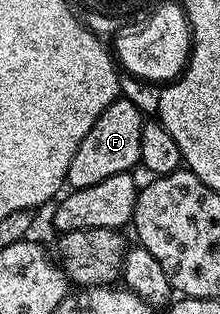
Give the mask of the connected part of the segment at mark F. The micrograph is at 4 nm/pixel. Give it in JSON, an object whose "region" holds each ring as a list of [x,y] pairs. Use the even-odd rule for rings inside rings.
{"region":[[[119,96],[91,124],[91,132],[83,136],[79,148],[75,148],[75,156],[71,156],[71,164],[67,168],[65,182],[74,190],[89,188],[99,180],[107,180],[107,176],[128,174],[141,161],[139,156],[139,140],[143,140],[143,124],[146,119],[142,110],[127,96]]]}

